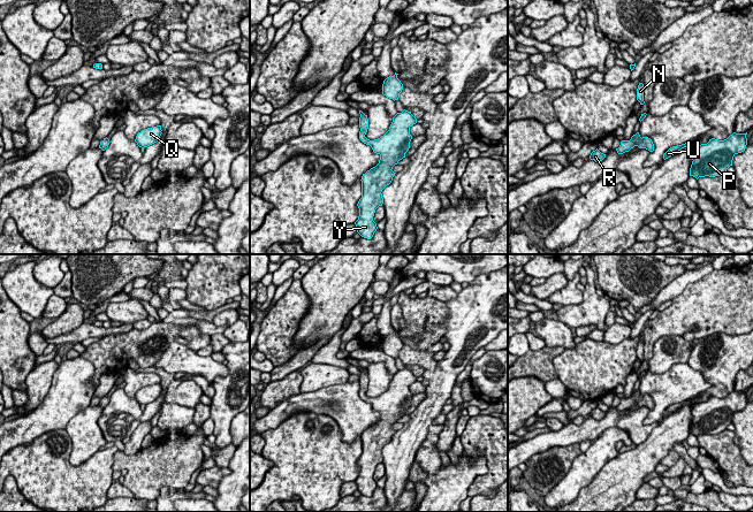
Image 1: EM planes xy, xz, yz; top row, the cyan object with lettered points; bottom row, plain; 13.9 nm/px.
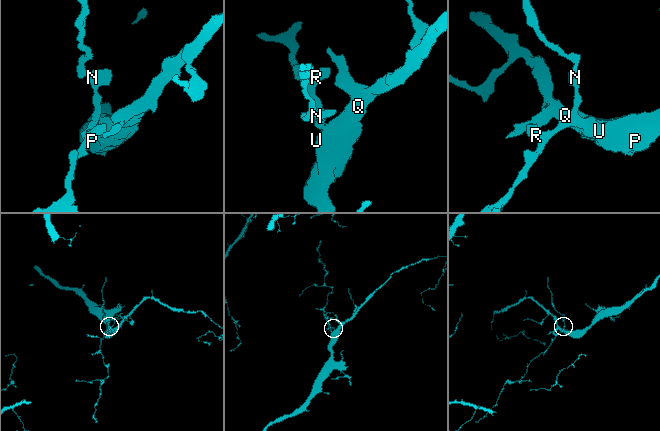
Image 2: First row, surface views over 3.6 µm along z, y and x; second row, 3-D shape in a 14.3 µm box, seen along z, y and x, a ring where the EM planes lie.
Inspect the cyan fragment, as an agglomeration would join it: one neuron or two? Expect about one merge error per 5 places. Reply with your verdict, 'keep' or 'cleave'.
keep

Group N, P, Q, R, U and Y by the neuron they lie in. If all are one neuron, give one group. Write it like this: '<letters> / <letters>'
N P Q R U Y

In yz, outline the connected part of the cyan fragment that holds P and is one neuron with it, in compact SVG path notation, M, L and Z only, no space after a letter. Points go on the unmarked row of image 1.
M733 390L724 398L709 397L707 402L692 405L692 422L690 434L715 435L724 431L732 423L733 414L745 408L746 391Z

